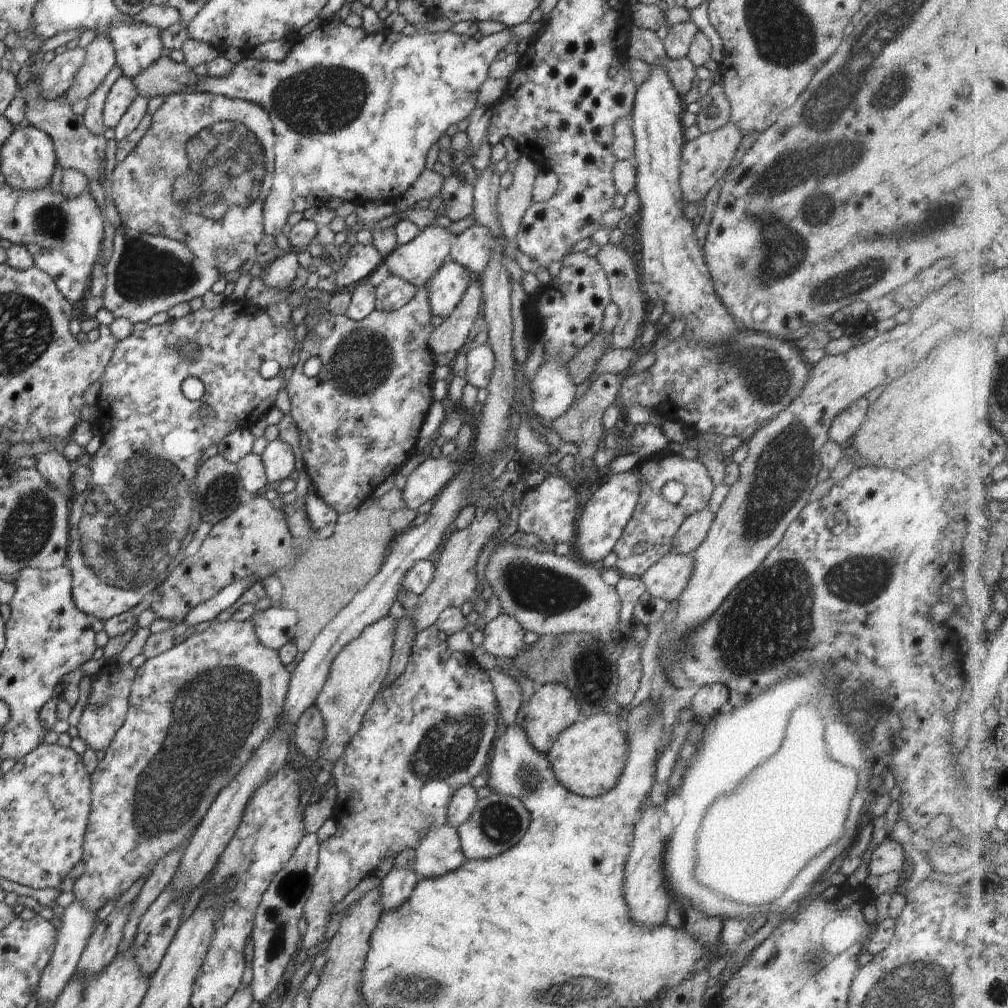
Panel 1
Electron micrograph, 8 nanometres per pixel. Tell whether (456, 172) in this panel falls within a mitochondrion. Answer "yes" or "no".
no

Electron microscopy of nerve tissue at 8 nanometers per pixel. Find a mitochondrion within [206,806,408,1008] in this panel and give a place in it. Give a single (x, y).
(291, 886)

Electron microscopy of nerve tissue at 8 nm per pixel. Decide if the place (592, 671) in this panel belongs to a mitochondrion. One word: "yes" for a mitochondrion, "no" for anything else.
yes

